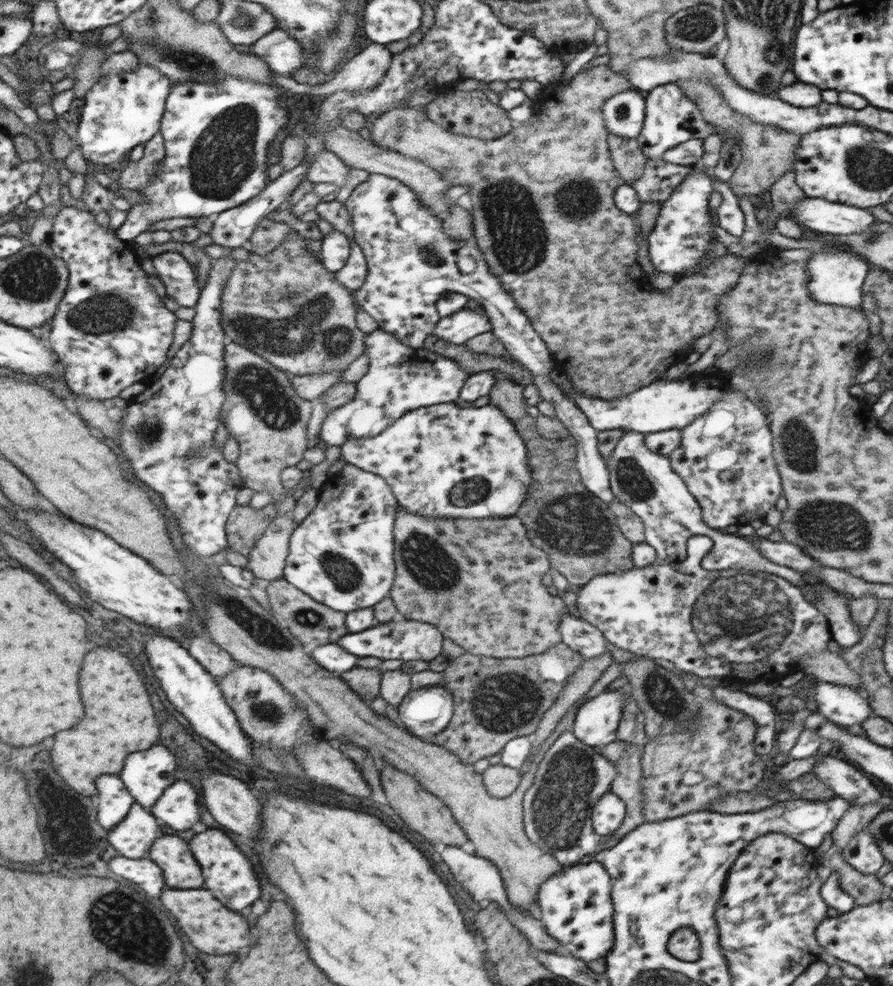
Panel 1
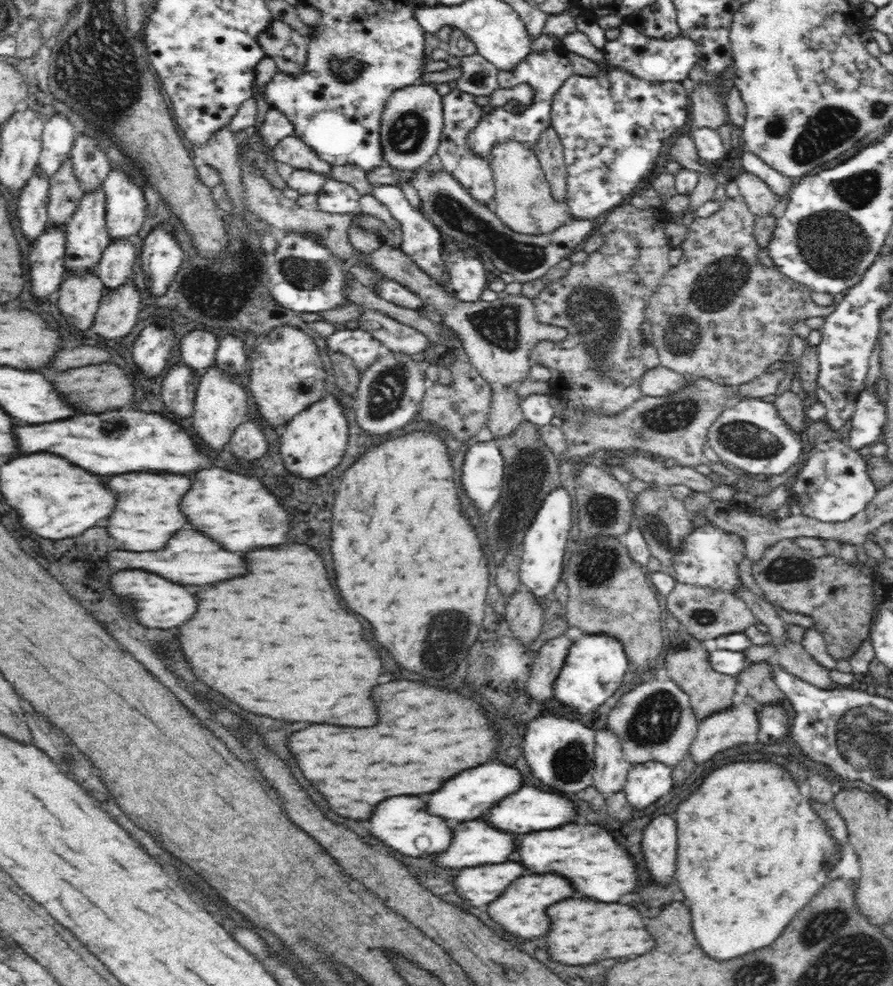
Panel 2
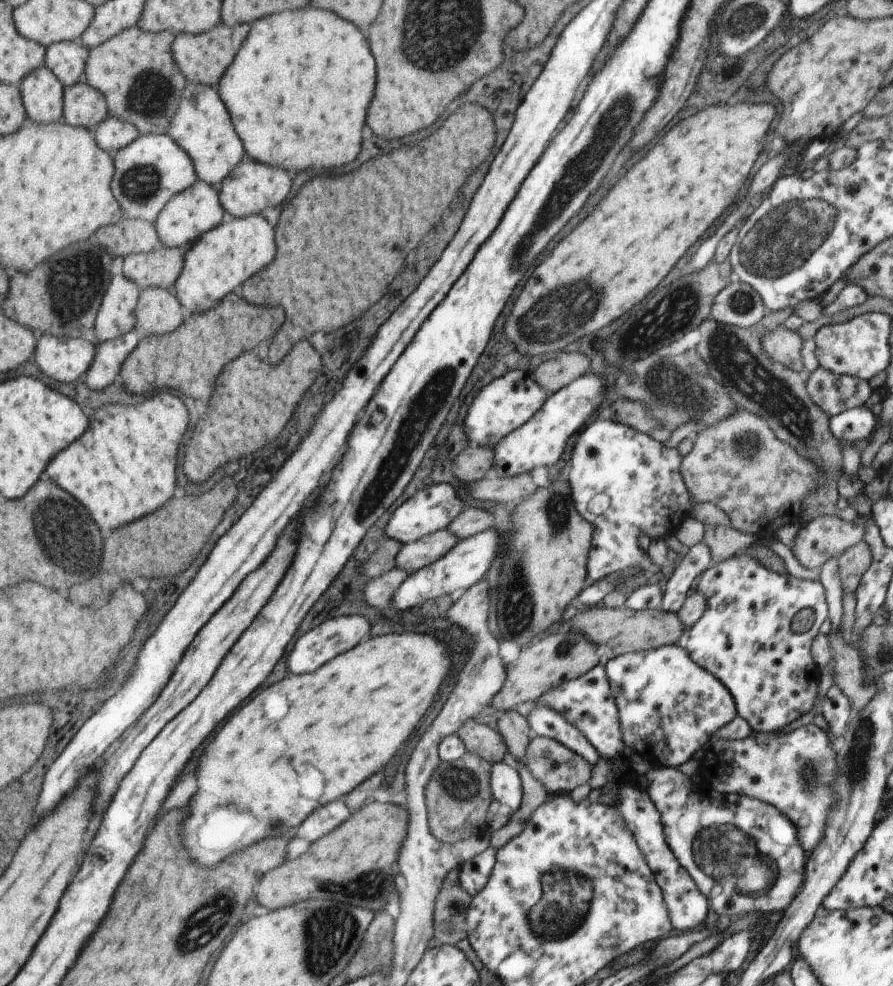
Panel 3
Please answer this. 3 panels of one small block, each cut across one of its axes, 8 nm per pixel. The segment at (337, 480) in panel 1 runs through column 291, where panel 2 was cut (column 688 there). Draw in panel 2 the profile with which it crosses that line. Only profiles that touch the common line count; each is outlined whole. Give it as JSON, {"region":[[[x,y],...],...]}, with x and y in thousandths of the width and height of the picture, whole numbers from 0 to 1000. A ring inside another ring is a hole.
{"region":[[[800,533],[779,535],[775,546],[768,550],[768,562],[757,566],[757,578],[750,578],[748,581],[755,583],[758,589],[800,593],[801,596],[811,596],[822,601],[824,593],[829,590],[824,571],[831,557],[832,552],[823,542],[815,542]]]}

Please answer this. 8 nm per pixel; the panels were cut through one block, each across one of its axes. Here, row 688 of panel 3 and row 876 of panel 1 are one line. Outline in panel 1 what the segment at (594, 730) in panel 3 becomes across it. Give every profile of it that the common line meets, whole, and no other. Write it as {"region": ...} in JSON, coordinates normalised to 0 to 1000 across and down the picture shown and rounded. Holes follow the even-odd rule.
{"region":[[[663,871],[658,875],[634,878],[632,884],[618,888],[604,901],[602,932],[611,945],[630,959],[633,967],[661,976],[686,963],[689,918],[685,911],[686,894],[677,878]]]}

